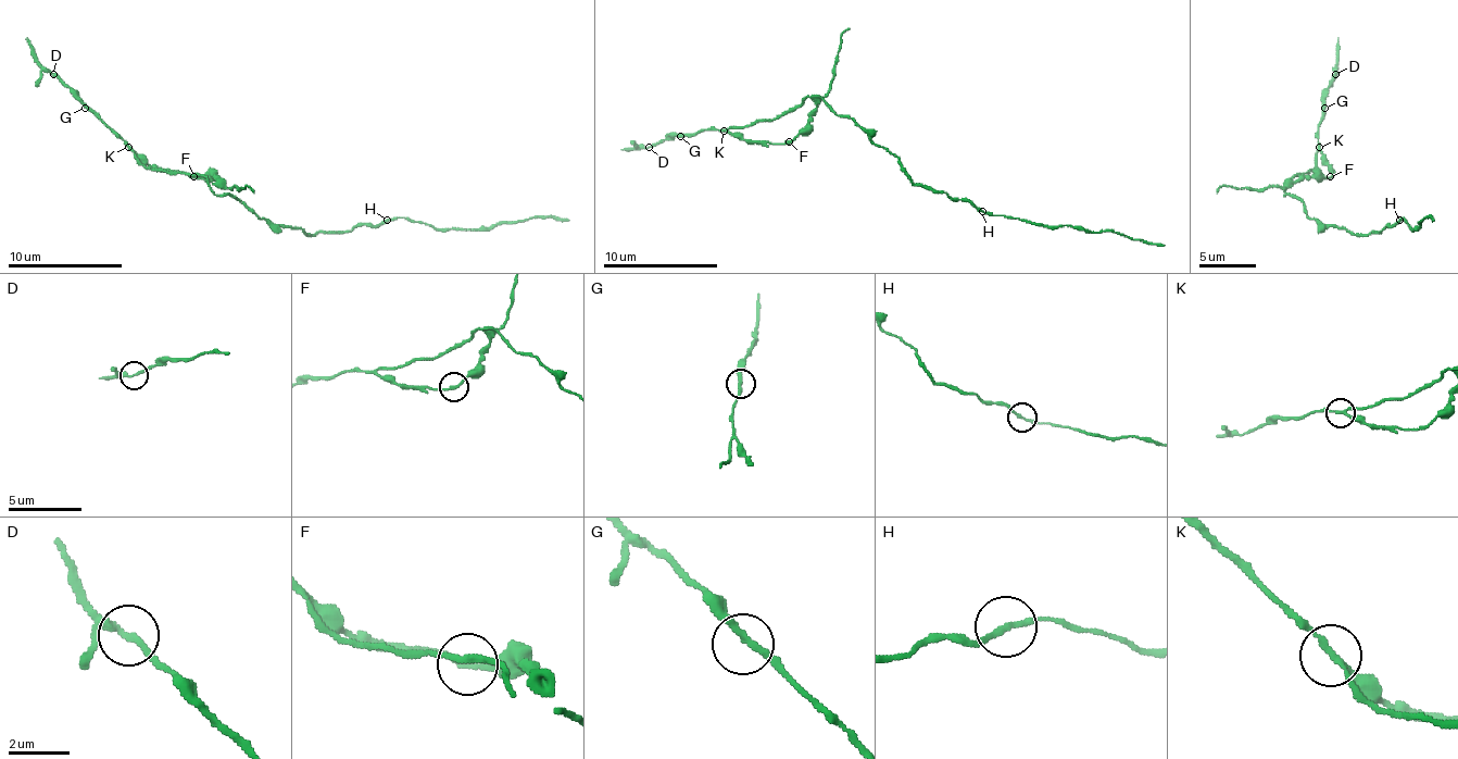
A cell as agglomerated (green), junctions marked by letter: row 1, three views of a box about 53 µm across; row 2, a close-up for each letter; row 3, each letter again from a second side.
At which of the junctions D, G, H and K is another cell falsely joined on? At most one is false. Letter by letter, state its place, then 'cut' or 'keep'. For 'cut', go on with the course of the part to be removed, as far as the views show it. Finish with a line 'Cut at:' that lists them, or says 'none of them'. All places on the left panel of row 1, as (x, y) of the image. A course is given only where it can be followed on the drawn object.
D: at (53, 74); keep
G: at (85, 108); keep
H: at (387, 220); keep
K: at (128, 147); cut; foreign part runs (127, 148), (159, 168), (193, 176), (216, 176), (227, 188), (244, 185), (253, 194)
Cut at: K

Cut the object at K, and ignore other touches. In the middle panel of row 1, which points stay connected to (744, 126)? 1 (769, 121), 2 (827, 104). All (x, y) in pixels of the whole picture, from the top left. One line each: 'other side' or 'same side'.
1: same side
2: same side

